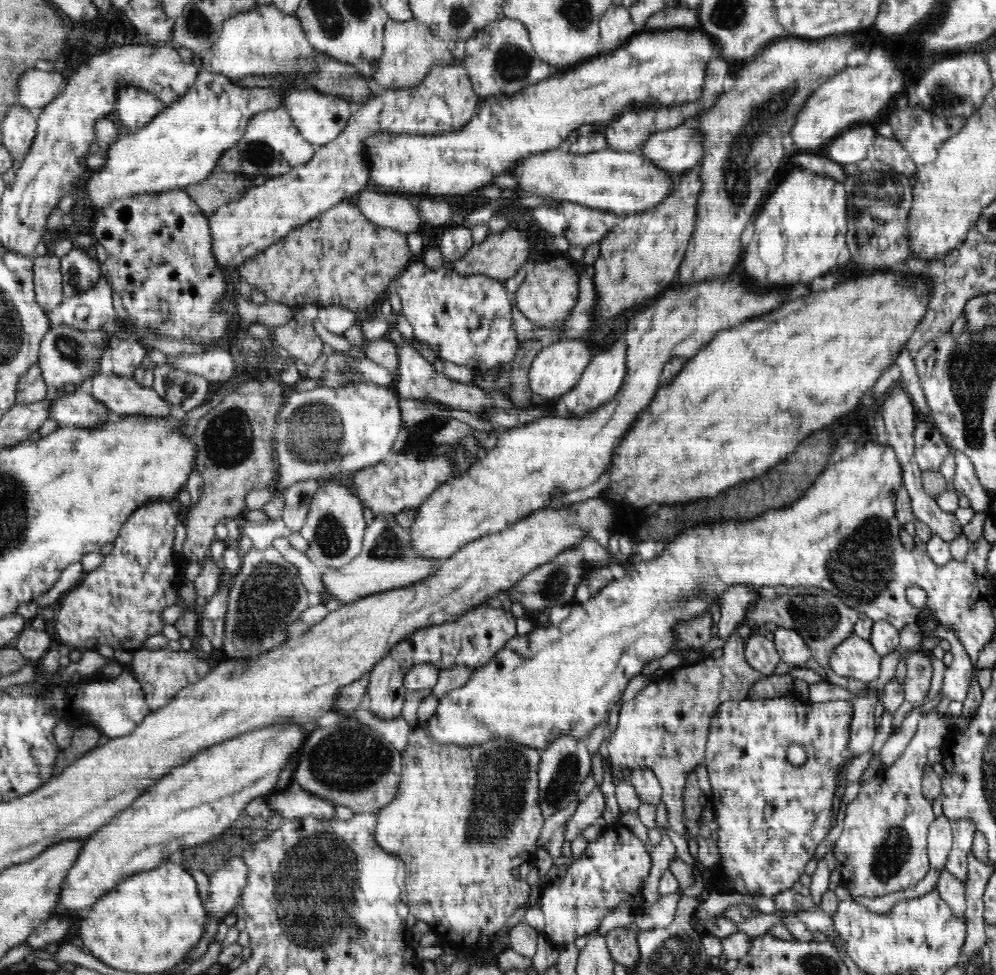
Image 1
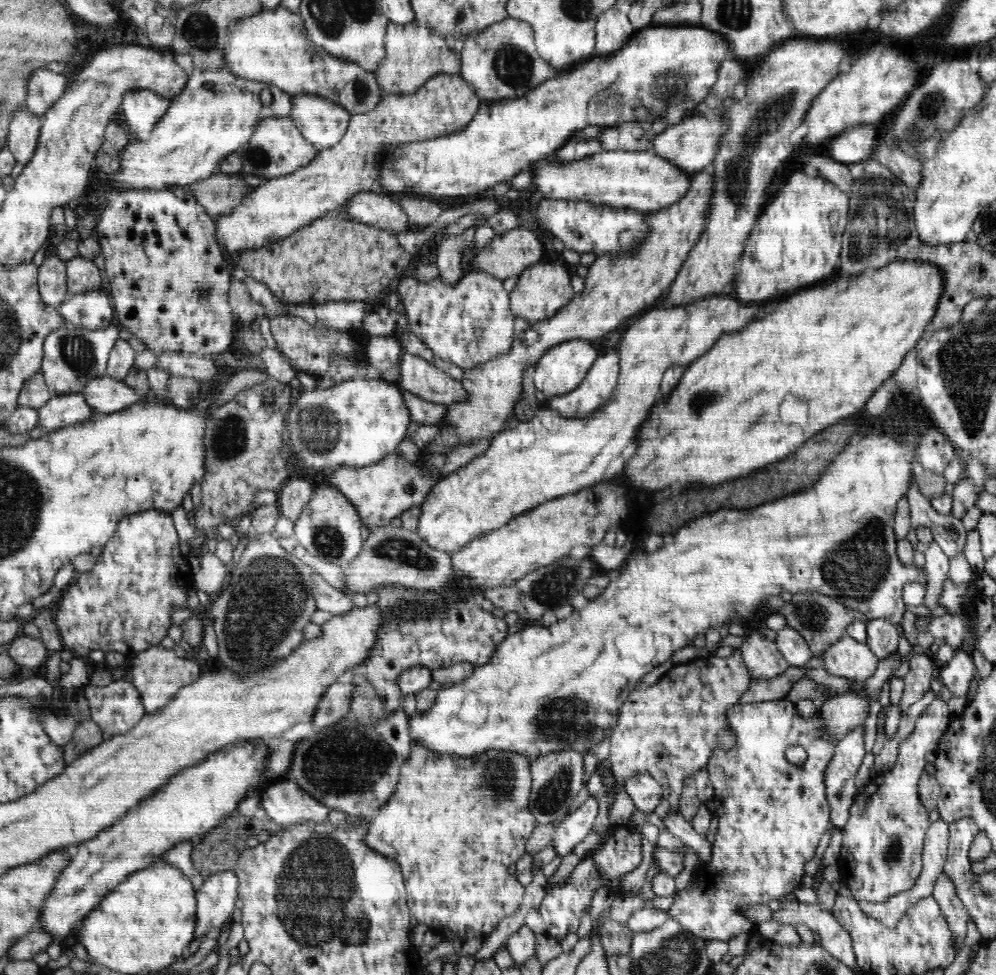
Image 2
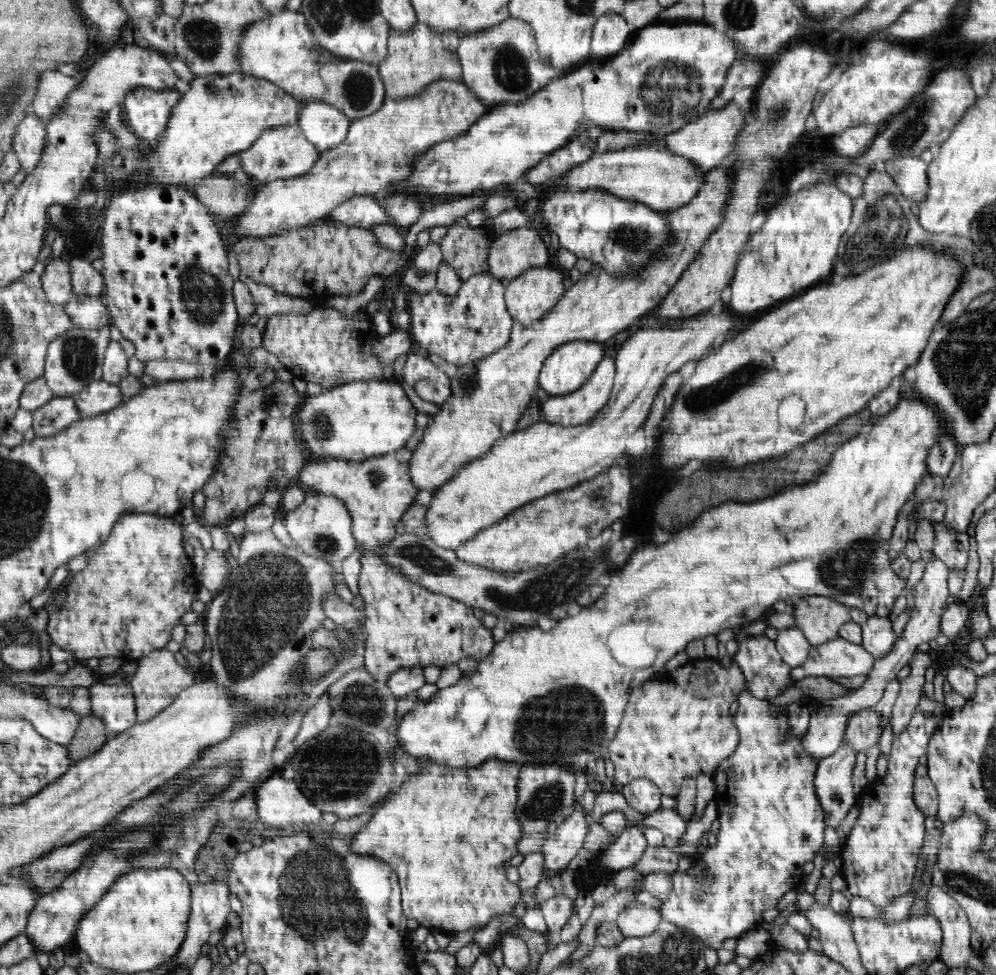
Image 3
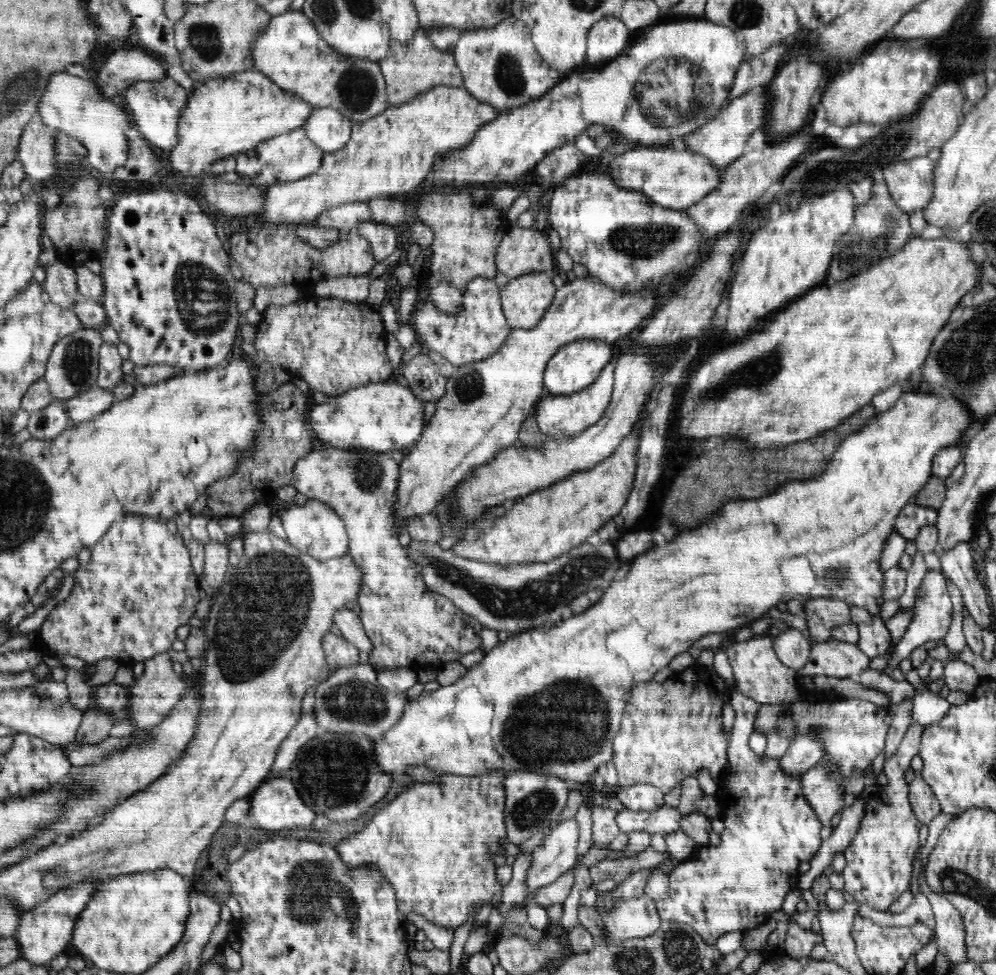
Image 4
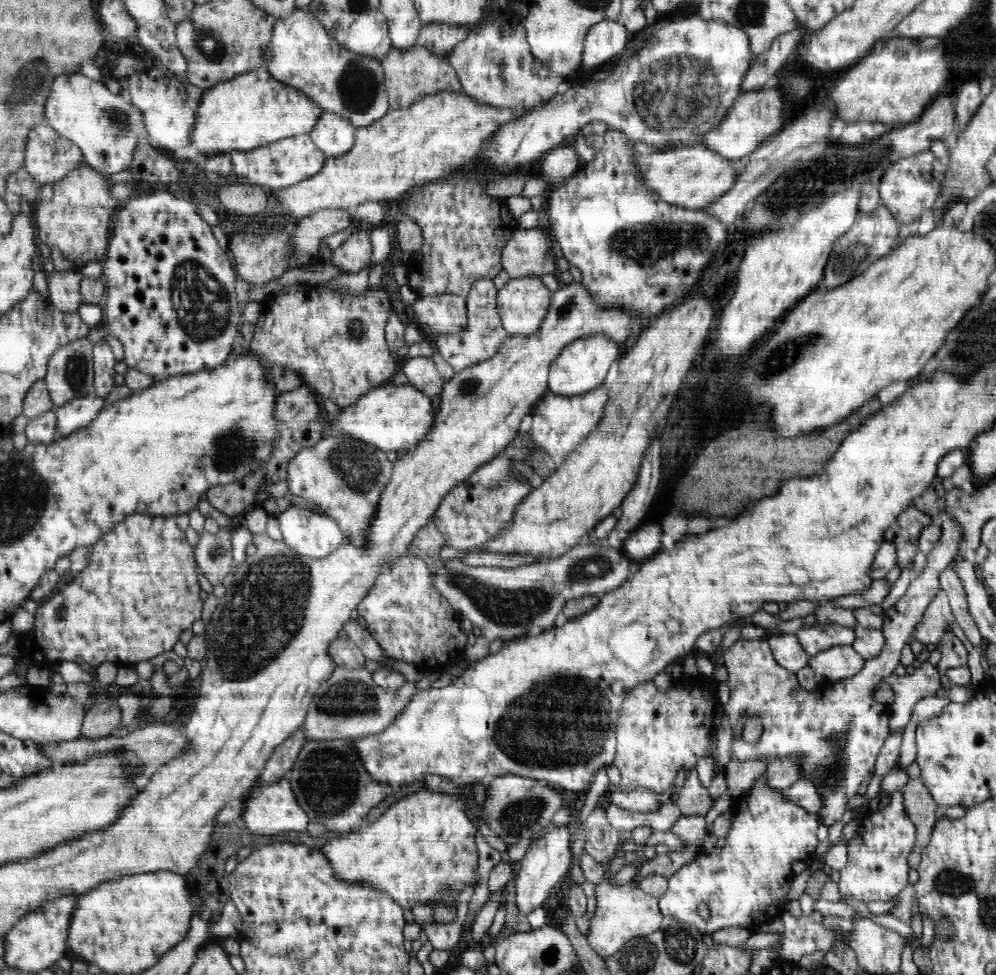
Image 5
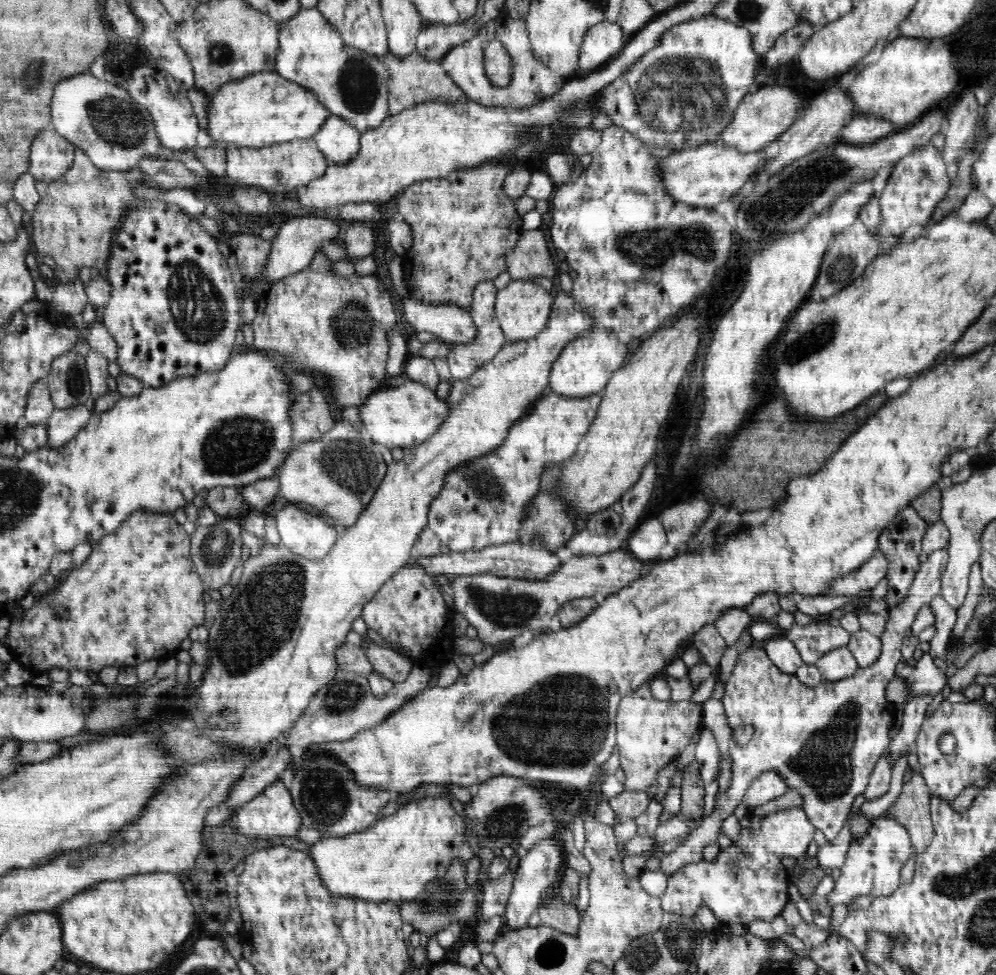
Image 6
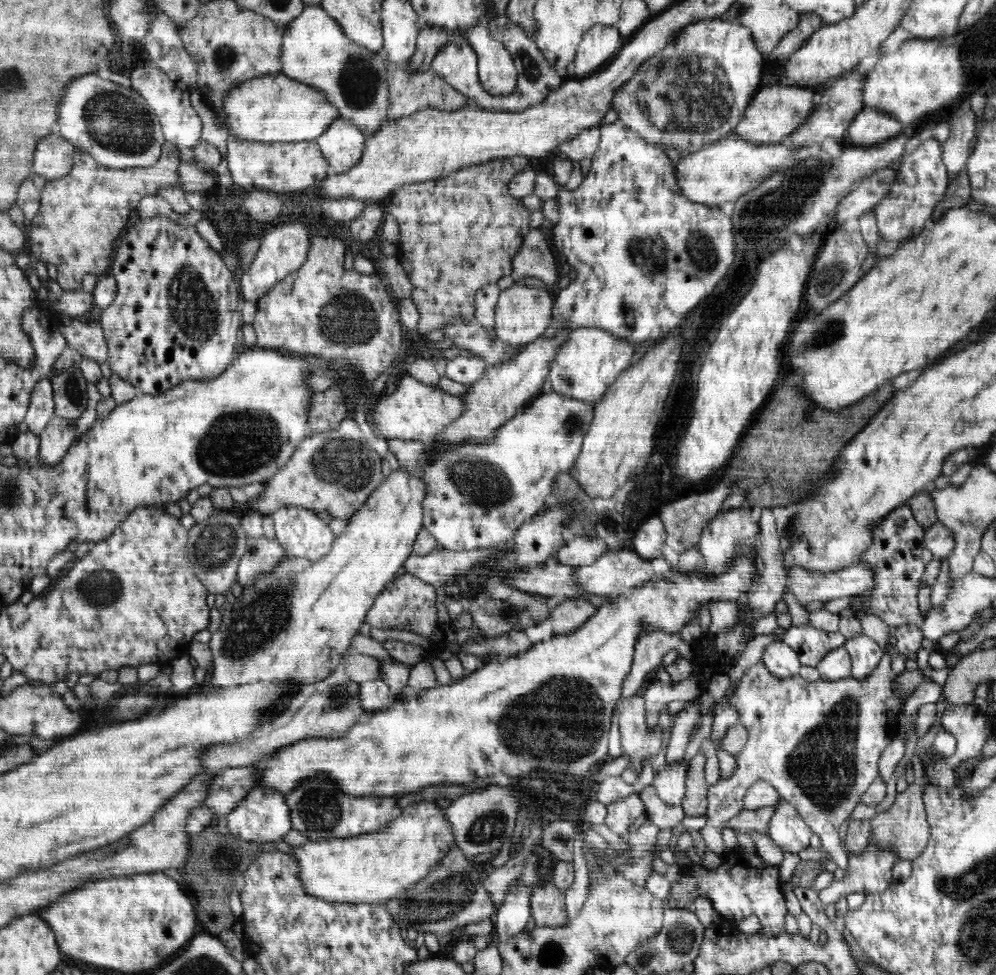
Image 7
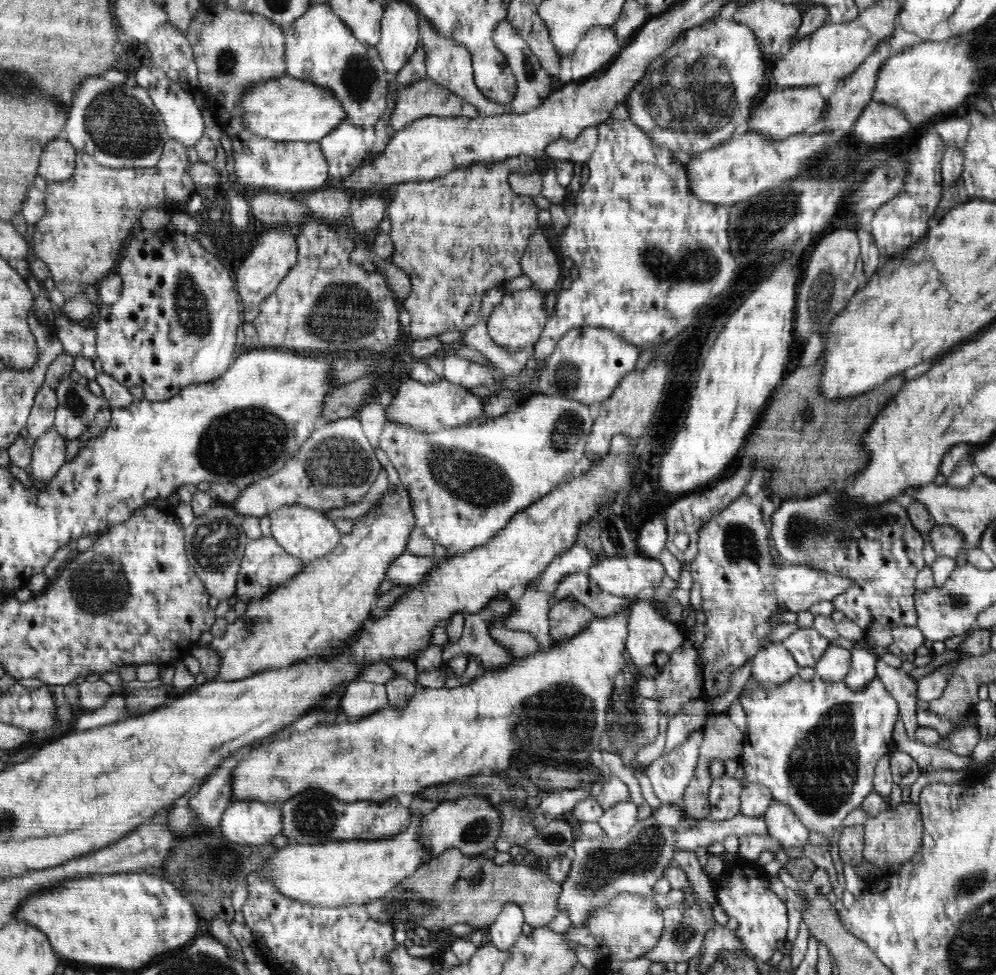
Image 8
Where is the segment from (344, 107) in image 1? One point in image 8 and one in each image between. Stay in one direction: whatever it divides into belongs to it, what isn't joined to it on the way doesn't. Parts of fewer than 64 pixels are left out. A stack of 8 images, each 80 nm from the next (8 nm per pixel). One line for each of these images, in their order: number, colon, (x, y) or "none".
2: (323, 123)
3: (325, 126)
4: (328, 129)
5: (333, 134)
6: (338, 141)
7: (342, 144)
8: (344, 148)

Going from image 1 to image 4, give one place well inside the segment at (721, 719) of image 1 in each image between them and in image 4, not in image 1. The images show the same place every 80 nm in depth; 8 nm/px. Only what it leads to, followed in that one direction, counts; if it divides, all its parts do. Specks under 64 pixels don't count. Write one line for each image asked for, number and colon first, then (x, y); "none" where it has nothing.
2: (772, 815)
3: (771, 824)
4: (770, 828)

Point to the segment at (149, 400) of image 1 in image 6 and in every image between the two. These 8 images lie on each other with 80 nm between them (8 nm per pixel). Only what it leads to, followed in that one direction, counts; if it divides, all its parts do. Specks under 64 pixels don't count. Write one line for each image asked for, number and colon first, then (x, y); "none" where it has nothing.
2: (106, 395)
3: (98, 397)
4: (86, 406)
5: (79, 412)
6: (63, 425)

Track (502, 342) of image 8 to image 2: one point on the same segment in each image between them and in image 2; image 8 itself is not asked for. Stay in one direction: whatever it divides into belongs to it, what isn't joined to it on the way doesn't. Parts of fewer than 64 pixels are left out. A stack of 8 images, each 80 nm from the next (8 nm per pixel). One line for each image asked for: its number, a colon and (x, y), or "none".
2: (542, 289)
3: (529, 297)
4: (524, 300)
5: (522, 303)
6: (523, 308)
7: (523, 314)

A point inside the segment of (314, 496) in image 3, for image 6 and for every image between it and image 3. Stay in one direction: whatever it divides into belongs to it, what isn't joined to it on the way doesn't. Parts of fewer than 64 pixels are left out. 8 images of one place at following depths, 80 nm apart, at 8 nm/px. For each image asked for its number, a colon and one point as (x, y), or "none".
4: (313, 528)
5: (316, 535)
6: (309, 536)

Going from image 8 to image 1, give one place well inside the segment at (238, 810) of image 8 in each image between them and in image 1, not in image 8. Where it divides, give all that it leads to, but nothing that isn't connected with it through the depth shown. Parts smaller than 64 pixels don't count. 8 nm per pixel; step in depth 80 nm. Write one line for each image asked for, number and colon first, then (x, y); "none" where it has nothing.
1: (293, 802)
2: (285, 803)
3: (280, 802)
4: (276, 804)
5: (273, 809)
6: (272, 813)
7: (263, 816)

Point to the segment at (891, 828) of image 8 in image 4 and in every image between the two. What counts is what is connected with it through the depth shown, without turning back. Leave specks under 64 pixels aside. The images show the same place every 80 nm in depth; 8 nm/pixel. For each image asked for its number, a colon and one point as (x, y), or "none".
4: (926, 807)
5: (921, 808)
6: (912, 808)
7: (904, 827)

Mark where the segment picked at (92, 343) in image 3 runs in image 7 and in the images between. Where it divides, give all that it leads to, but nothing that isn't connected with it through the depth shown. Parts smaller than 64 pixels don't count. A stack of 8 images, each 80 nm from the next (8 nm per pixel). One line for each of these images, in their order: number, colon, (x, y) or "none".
4: (73, 367)
5: (70, 373)
6: (69, 385)
7: (70, 394)

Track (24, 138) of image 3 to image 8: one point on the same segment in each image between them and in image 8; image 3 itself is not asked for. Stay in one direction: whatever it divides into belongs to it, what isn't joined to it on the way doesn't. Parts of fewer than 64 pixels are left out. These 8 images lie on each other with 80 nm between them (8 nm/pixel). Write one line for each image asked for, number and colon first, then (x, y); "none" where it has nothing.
4: (35, 151)
5: (48, 157)
6: (51, 155)
7: (53, 156)
8: (57, 161)

